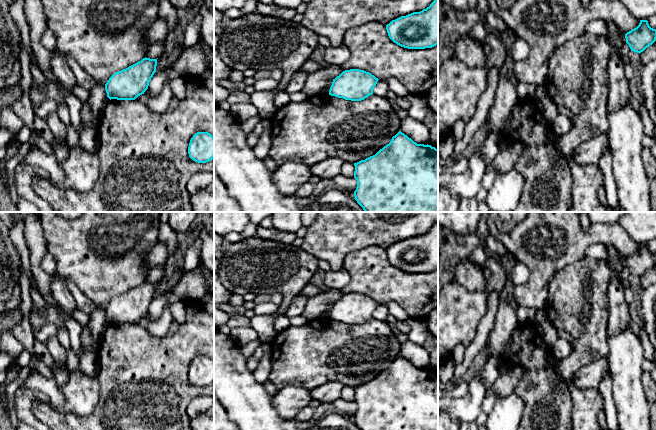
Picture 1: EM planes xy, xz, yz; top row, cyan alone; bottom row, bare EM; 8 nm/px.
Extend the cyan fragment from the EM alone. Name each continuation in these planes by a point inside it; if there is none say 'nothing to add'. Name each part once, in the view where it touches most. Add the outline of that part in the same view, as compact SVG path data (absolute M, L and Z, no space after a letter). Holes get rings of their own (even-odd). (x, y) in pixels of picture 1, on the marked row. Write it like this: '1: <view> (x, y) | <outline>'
nothing to add

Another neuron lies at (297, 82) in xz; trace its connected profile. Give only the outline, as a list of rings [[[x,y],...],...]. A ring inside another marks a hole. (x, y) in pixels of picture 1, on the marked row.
[[[298,70],[291,78],[289,84],[286,86],[285,91],[288,94],[294,94],[303,90],[307,79],[307,74]]]

